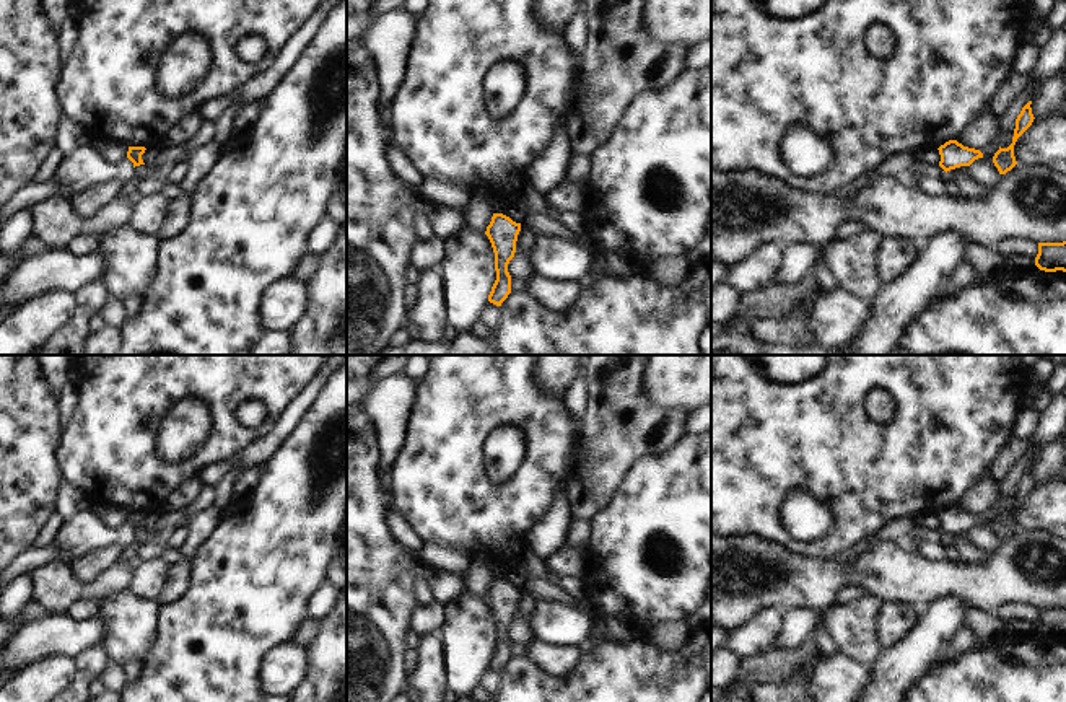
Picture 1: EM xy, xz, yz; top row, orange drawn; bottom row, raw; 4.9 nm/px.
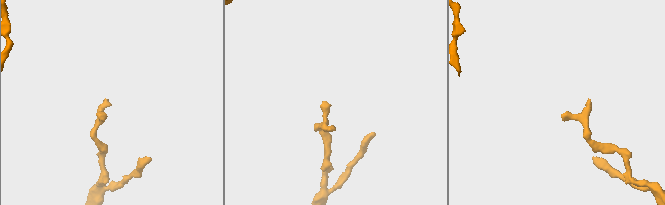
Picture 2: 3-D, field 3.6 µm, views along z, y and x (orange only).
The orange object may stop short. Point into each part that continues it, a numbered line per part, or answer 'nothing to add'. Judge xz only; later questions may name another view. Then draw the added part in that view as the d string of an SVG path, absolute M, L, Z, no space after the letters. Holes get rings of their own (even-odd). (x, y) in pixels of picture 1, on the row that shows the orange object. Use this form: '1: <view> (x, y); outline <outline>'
nothing to add

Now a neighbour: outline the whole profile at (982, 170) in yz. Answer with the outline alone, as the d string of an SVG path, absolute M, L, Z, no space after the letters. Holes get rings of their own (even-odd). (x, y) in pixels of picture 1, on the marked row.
M994 138L988 145L981 147L981 158L975 160L970 166L967 166L972 178L986 187L990 187L998 178L999 171L993 163L994 153L999 150L999 142Z

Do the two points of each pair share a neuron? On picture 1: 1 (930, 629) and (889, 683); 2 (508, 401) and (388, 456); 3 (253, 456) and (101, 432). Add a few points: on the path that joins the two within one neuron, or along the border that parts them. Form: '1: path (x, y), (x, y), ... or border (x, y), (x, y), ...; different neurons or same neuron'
1: path (921, 642), (895, 670); same neuron
2: border (407, 417), (404, 440), (388, 471), (388, 487); different neurons
3: border (267, 430), (248, 440), (233, 455); different neurons

